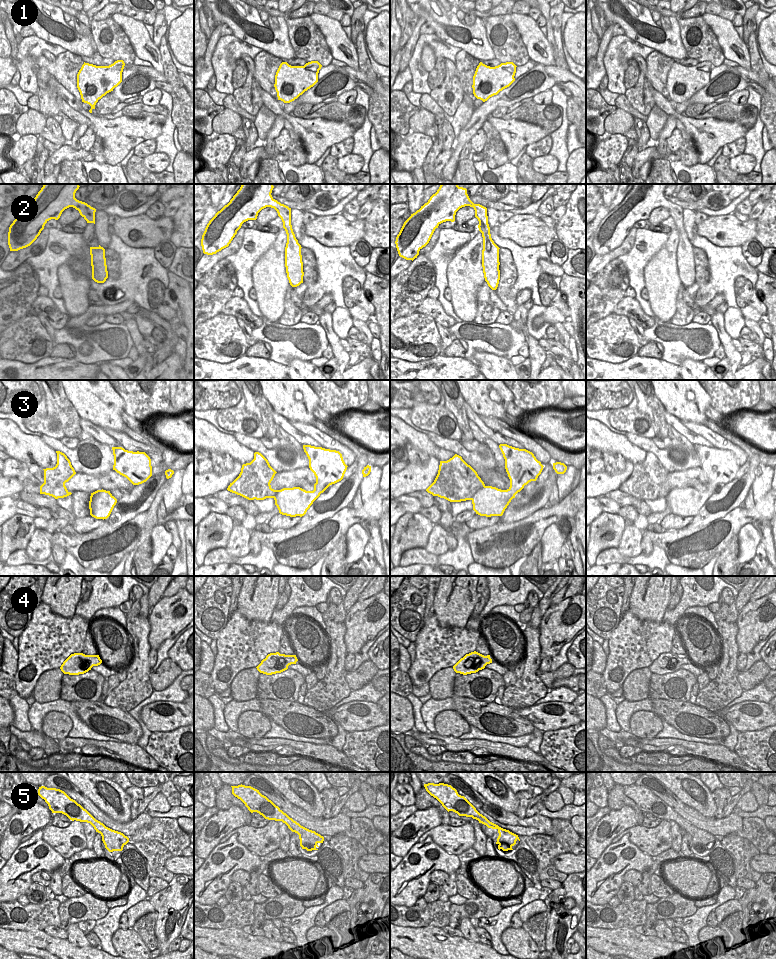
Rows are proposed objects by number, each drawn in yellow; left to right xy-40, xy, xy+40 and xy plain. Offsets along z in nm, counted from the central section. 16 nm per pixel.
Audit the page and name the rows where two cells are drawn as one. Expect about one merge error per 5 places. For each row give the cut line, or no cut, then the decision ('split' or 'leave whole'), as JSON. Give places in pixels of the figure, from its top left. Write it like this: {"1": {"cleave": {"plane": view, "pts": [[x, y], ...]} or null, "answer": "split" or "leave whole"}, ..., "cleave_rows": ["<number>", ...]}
{"1": {"cleave": null, "answer": "leave whole"}, "2": {"cleave": null, "answer": "leave whole"}, "3": {"cleave": {"plane": "xy+40", "pts": [[507, 489], [519, 491]]}, "answer": "split"}, "4": {"cleave": null, "answer": "leave whole"}, "5": {"cleave": null, "answer": "leave whole"}, "cleave_rows": ["3"]}

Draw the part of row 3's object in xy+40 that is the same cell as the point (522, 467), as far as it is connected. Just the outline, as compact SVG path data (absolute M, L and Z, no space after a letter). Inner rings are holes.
M500 444L499 448L505 459L505 469L510 479L508 491L521 491L529 482L537 480L544 466L532 452L507 444Z

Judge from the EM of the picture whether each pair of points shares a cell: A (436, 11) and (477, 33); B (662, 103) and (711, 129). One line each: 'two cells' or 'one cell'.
A: one cell
B: one cell

